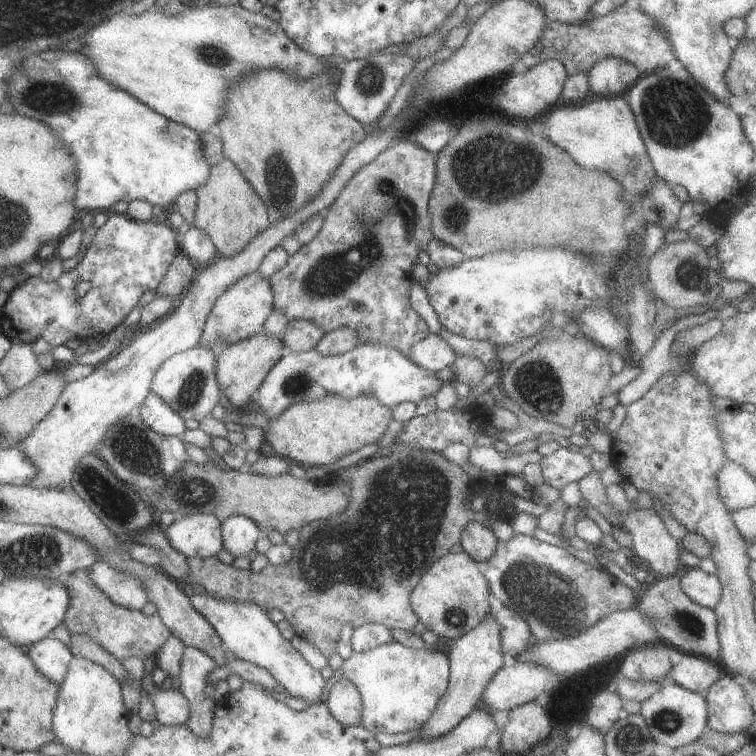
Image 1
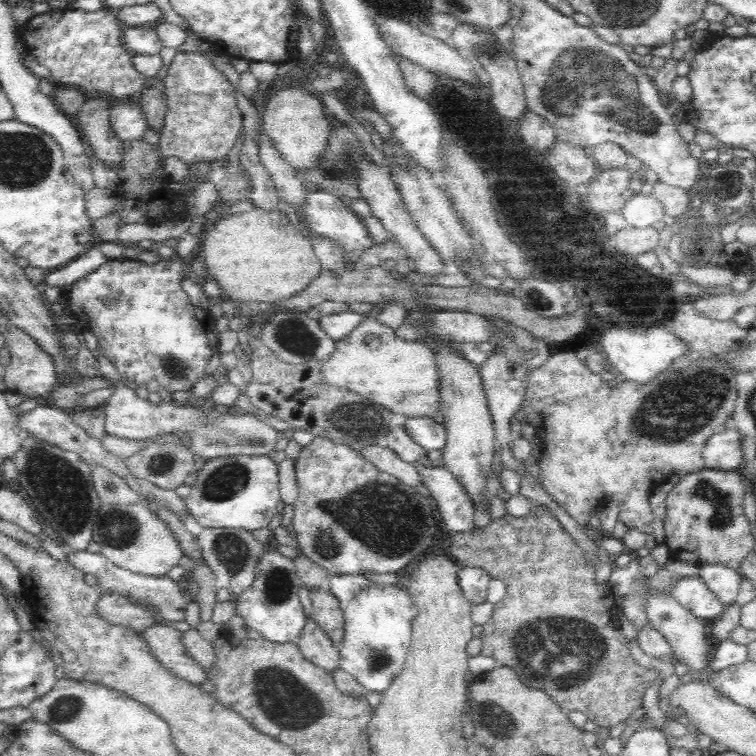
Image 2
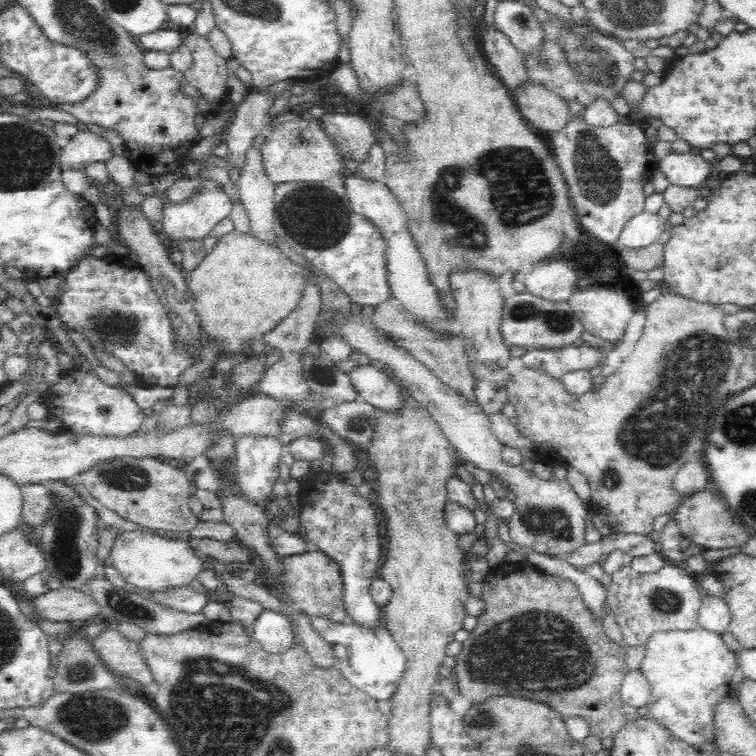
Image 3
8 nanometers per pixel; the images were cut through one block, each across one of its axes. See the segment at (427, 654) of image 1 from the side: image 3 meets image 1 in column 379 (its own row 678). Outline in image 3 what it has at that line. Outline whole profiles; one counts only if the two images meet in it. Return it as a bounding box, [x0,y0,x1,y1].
[641,626,737,748]

